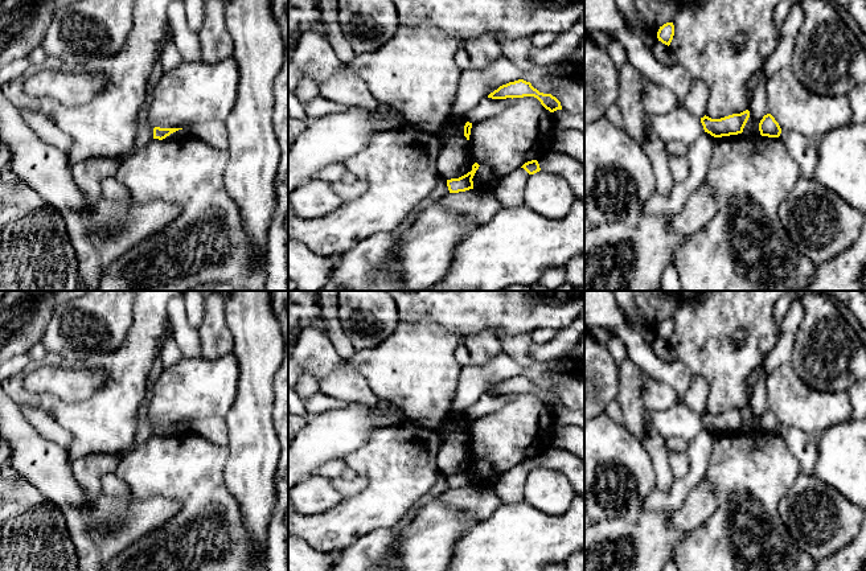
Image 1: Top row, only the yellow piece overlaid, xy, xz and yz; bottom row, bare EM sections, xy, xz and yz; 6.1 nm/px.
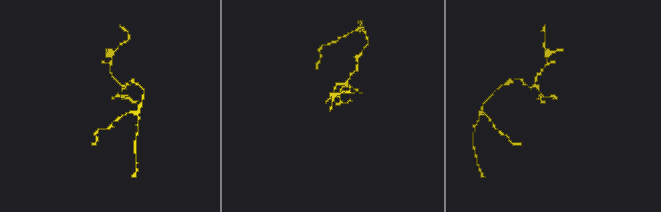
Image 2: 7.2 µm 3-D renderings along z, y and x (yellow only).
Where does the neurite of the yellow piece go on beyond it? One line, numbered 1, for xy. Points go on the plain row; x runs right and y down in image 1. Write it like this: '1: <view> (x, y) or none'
1: none

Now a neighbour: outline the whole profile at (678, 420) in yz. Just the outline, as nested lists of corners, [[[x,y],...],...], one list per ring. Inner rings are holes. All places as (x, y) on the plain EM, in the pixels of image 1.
[[[684,402],[662,411],[652,411],[650,419],[664,439],[677,436],[689,441],[705,428],[701,415],[693,412]]]

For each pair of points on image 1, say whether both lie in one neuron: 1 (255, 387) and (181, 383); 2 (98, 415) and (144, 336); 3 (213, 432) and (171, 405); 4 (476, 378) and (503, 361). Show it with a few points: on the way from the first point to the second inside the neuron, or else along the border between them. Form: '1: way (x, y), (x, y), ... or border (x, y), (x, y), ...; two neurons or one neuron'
1: border (236, 356), (238, 364), (238, 394), (225, 415); two neurons
2: way (118, 395), (126, 386), (127, 368), (135, 356); one neuron
3: border (224, 417), (196, 418), (188, 423); two neurons
4: way (483, 374), (496, 368); one neuron

